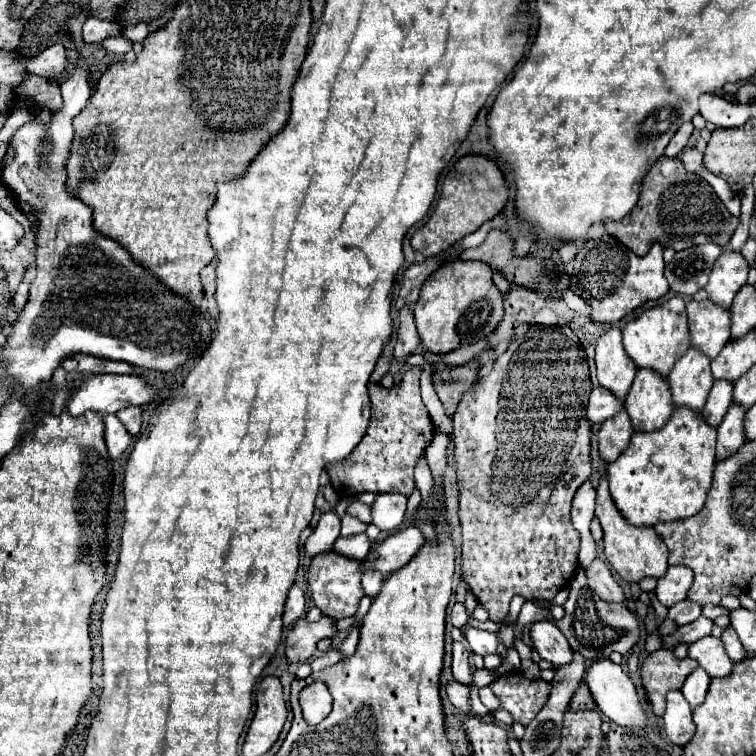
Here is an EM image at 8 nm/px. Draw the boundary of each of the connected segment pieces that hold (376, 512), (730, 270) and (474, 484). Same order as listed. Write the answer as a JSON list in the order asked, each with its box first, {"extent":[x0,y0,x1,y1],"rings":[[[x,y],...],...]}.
[{"extent":[373,493,407,533],"rings":[[[399,493],[391,495],[379,495],[373,503],[373,525],[377,525],[381,531],[389,533],[401,527],[403,515],[407,507],[407,497]]]},{"extent":[705,251,749,309],"rings":[[[725,251],[717,259],[709,275],[709,283],[705,287],[709,301],[721,305],[723,309],[729,309],[737,291],[747,283],[747,273],[749,265],[743,255],[735,251]]]},{"extent":[453,327,591,623],"rings":[[[529,327],[529,331],[521,337],[515,337],[509,347],[497,355],[493,371],[479,377],[473,389],[469,389],[453,415],[453,437],[455,437],[455,467],[457,467],[457,485],[459,485],[459,521],[463,529],[463,555],[461,555],[461,573],[465,581],[469,583],[471,591],[475,593],[477,601],[487,609],[489,619],[495,623],[505,623],[509,615],[509,603],[515,595],[521,595],[529,601],[545,599],[553,601],[559,589],[563,589],[575,575],[577,569],[577,553],[579,553],[579,533],[573,529],[573,523],[569,519],[571,511],[571,499],[577,491],[577,487],[589,479],[591,475],[591,457],[589,457],[589,441],[591,441],[591,425],[585,417],[587,409],[587,397],[591,393],[591,381],[589,381],[589,367],[585,349],[579,341],[579,337],[569,327]]]}]

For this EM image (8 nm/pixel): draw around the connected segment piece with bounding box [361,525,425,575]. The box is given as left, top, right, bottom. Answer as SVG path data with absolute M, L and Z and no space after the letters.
M407 525L391 535L387 535L375 551L371 551L363 561L363 571L375 569L389 575L411 561L411 557L421 549L425 537L415 525Z

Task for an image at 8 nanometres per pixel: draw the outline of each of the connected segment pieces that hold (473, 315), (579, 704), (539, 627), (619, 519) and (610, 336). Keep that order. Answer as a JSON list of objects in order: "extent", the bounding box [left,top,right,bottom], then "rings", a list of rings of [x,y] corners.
[{"extent":[415,259,503,355],"rings":[[[453,259],[447,261],[445,265],[441,265],[423,285],[421,289],[421,297],[415,303],[415,323],[417,323],[417,331],[421,337],[421,343],[427,351],[437,353],[437,355],[445,355],[451,349],[457,349],[459,345],[467,345],[467,343],[477,343],[483,337],[491,335],[495,331],[495,327],[501,323],[503,319],[503,295],[501,291],[493,285],[491,279],[493,271],[489,269],[489,265],[481,263],[481,261],[461,261],[461,259]]]},{"extent":[569,683,595,711],"rings":[[[585,683],[579,685],[577,693],[575,693],[573,699],[571,699],[569,709],[571,709],[571,711],[579,711],[579,709],[595,709],[595,701],[593,701],[593,697],[591,697],[591,693],[589,693],[589,687],[587,687]]]},{"extent":[531,621,573,669],"rings":[[[537,621],[531,627],[533,649],[541,655],[541,659],[549,661],[555,669],[567,665],[573,659],[573,651],[565,639],[565,635],[557,629],[553,621]]]},{"extent":[595,477,667,583],"rings":[[[601,477],[601,483],[597,487],[597,507],[595,517],[599,519],[603,527],[603,543],[605,543],[605,557],[611,563],[611,567],[619,573],[619,577],[627,583],[639,583],[643,577],[655,577],[661,579],[667,573],[667,545],[663,539],[655,533],[651,527],[635,527],[625,521],[625,517],[619,513],[615,503],[609,497],[609,485],[607,477]]]},{"extent":[595,329,637,401],"rings":[[[609,329],[599,337],[595,347],[595,367],[599,385],[609,389],[619,397],[619,401],[623,401],[629,393],[637,367],[625,355],[619,329]]]}]

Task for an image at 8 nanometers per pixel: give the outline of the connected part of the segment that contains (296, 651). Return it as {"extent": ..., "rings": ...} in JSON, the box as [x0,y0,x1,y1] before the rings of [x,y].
{"extent":[285,615,337,663],"rings":[[[323,615],[317,623],[309,623],[299,619],[293,627],[289,627],[285,637],[285,659],[289,663],[303,663],[309,661],[315,653],[317,643],[323,637],[335,637],[337,631],[333,627],[335,619]]]}

